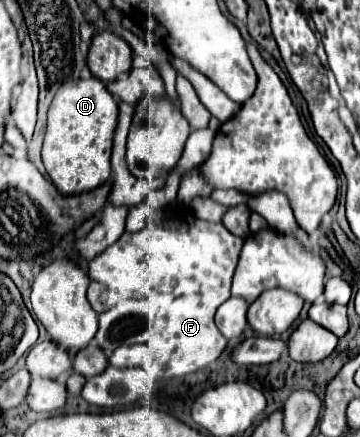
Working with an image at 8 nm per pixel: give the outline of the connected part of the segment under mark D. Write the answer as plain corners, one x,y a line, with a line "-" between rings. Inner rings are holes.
98,78
66,82
66,86
58,90
48,110
42,160
60,194
84,194
110,182
110,152
116,120
118,104

